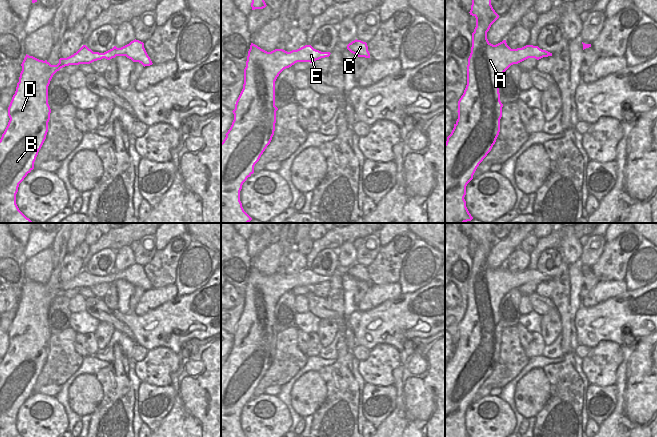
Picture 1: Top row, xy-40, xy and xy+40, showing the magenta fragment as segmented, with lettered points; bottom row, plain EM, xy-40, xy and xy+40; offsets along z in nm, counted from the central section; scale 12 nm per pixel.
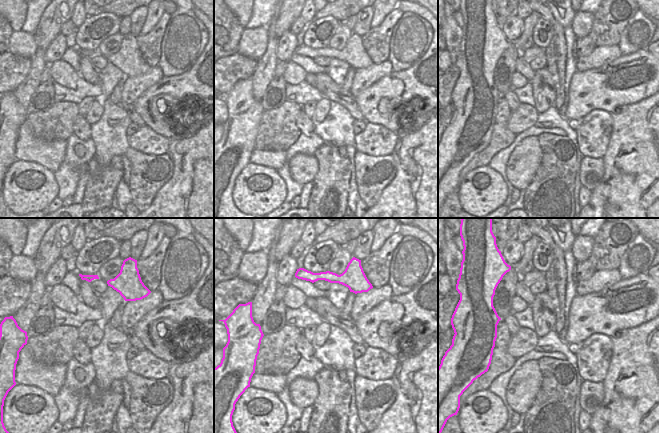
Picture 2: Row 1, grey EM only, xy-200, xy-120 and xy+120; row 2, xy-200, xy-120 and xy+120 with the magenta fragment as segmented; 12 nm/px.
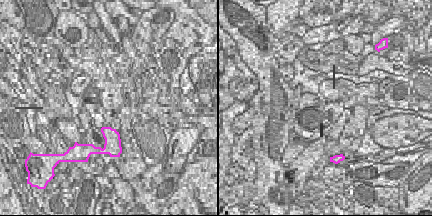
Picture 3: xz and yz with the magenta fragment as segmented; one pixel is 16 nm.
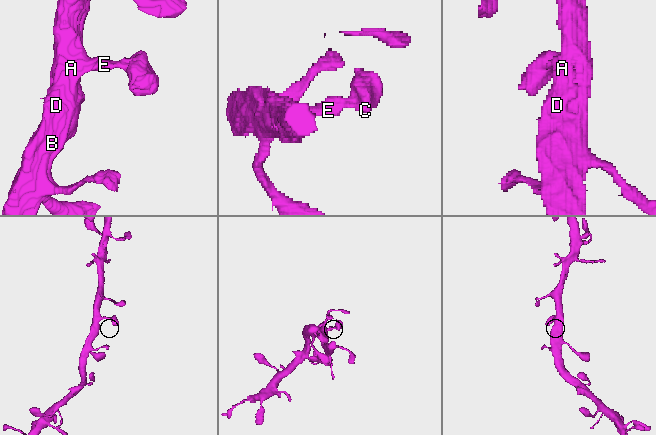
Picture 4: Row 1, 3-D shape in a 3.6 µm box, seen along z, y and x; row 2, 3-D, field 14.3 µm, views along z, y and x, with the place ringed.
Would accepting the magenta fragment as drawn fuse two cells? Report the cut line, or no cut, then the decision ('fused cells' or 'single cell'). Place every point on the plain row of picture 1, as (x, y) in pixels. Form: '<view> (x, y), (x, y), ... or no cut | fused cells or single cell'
no cut | single cell

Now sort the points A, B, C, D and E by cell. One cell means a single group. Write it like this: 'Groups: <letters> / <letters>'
Groups: A B C D E

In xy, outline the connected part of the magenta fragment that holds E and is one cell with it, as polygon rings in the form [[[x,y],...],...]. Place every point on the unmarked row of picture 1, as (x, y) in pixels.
[[[251,267],[244,293],[243,313],[232,335],[234,344],[221,367],[221,437],[246,437],[240,425],[243,407],[254,397],[254,390],[270,368],[275,355],[275,305],[279,298],[297,286],[314,286],[329,281],[311,269],[287,276],[275,273],[267,276]]]

